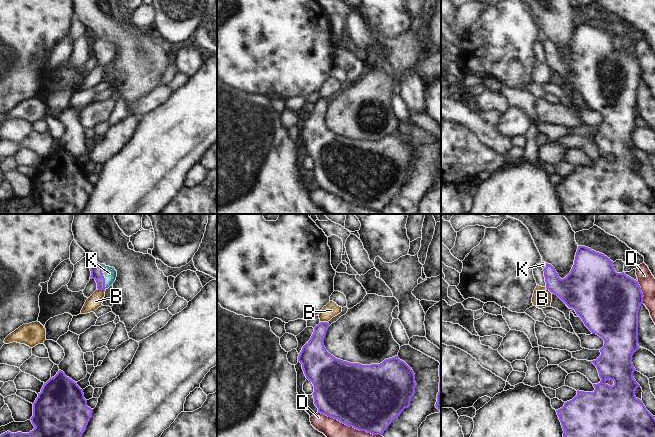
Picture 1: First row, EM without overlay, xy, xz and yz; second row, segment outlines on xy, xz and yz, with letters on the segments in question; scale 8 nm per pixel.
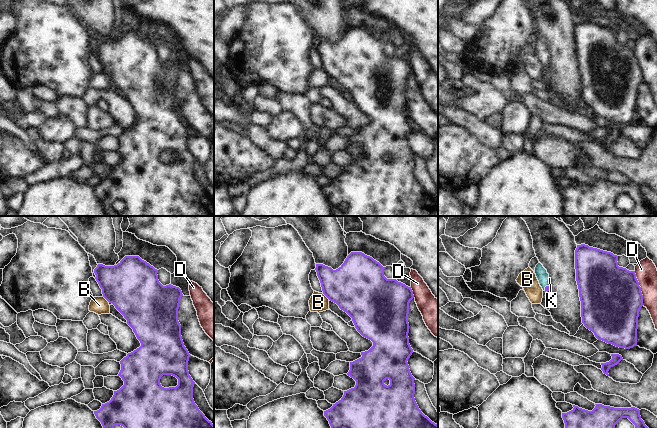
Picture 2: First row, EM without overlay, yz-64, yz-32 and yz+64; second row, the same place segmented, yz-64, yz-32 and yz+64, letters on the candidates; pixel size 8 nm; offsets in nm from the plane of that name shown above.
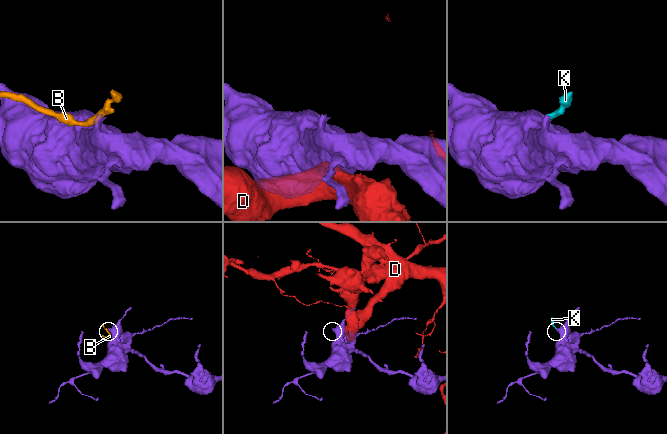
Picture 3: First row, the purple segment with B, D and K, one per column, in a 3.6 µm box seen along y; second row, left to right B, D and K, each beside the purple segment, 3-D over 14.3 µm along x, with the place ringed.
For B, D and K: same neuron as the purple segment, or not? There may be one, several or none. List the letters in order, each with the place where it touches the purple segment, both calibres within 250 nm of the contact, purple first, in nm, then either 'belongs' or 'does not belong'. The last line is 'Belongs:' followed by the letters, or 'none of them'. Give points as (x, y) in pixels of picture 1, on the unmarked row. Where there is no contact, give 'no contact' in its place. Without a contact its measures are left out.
B: xy (101, 65) | 100/120 nm | does not belong
D: yz (641, 68) | 460/140 nm | does not belong
K: xy (103, 52) | 100/110 nm | belongs
Belongs: K

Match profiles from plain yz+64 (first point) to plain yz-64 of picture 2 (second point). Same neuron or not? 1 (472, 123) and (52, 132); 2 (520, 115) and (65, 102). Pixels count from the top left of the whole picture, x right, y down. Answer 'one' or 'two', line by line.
1: two
2: two

